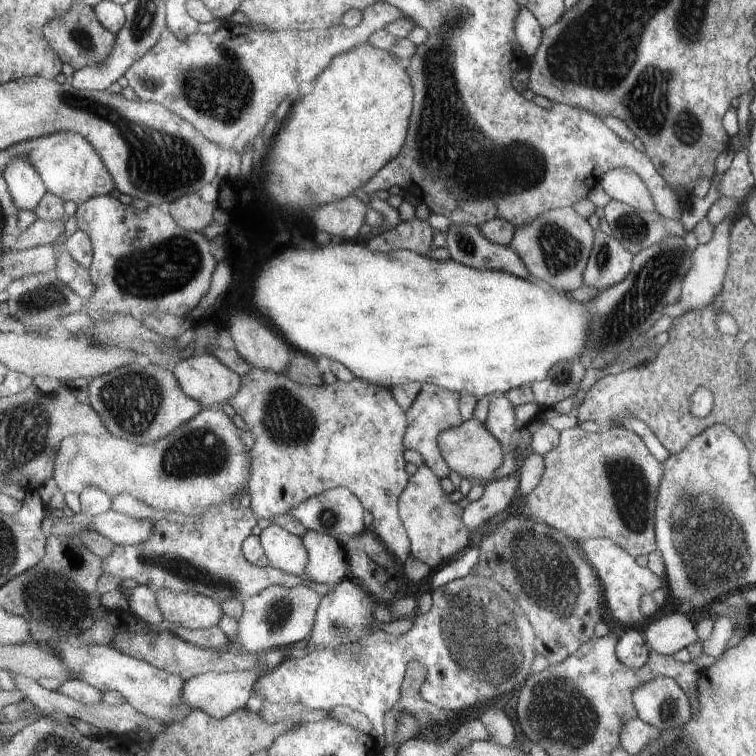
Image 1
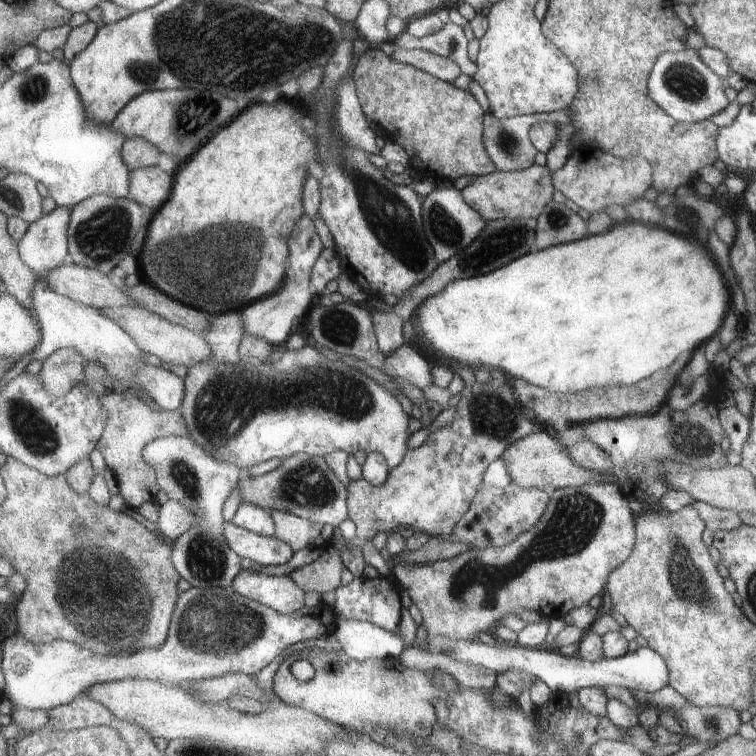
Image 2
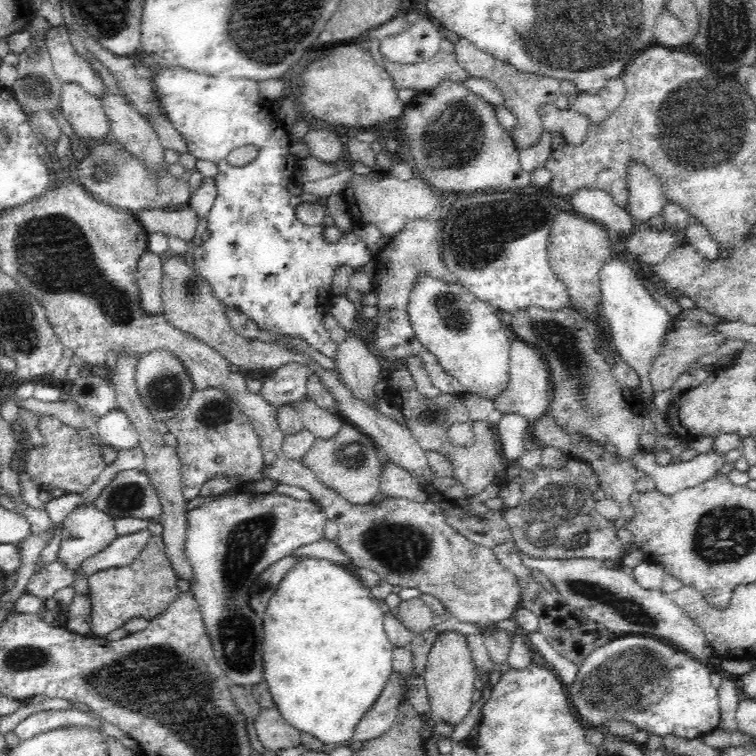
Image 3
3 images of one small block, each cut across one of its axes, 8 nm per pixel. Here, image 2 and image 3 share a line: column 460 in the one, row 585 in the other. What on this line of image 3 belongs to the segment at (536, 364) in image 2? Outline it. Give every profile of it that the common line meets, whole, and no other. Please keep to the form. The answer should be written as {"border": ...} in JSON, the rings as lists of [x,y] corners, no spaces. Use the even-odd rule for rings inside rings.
{"border":[[[304,558],[294,570],[290,570],[286,574],[286,578],[282,580],[280,588],[276,590],[276,594],[270,600],[270,606],[266,610],[264,616],[264,638],[262,638],[262,676],[264,682],[268,686],[268,692],[276,704],[276,710],[280,712],[282,720],[292,728],[298,730],[300,734],[310,734],[316,742],[324,744],[326,748],[340,748],[340,746],[348,746],[360,732],[362,728],[362,720],[366,718],[366,714],[370,712],[370,708],[378,702],[380,694],[384,692],[392,672],[394,672],[394,664],[392,664],[392,642],[384,630],[384,620],[382,620],[384,612],[380,608],[380,602],[374,600],[372,590],[364,588],[362,584],[356,582],[356,578],[344,570],[342,564],[332,564],[330,560],[324,558]]]}

